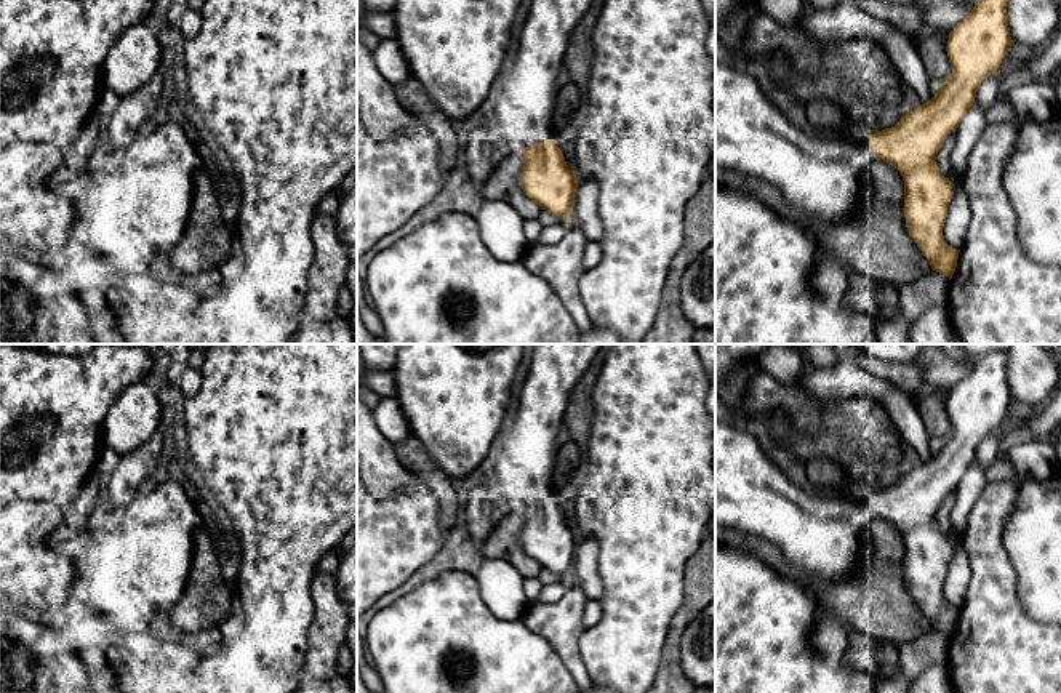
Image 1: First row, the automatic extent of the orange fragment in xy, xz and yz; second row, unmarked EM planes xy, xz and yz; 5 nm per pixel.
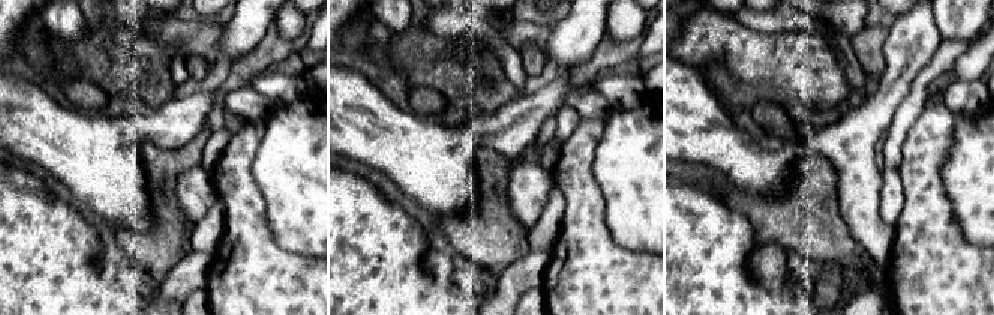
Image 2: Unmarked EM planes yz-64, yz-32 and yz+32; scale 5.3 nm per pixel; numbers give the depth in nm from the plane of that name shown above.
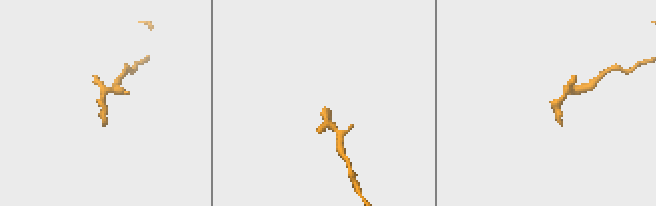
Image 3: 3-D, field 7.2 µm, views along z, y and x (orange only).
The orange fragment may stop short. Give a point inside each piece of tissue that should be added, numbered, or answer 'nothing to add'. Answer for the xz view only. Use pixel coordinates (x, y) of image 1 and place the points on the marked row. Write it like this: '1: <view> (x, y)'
1: xz (519, 111)

